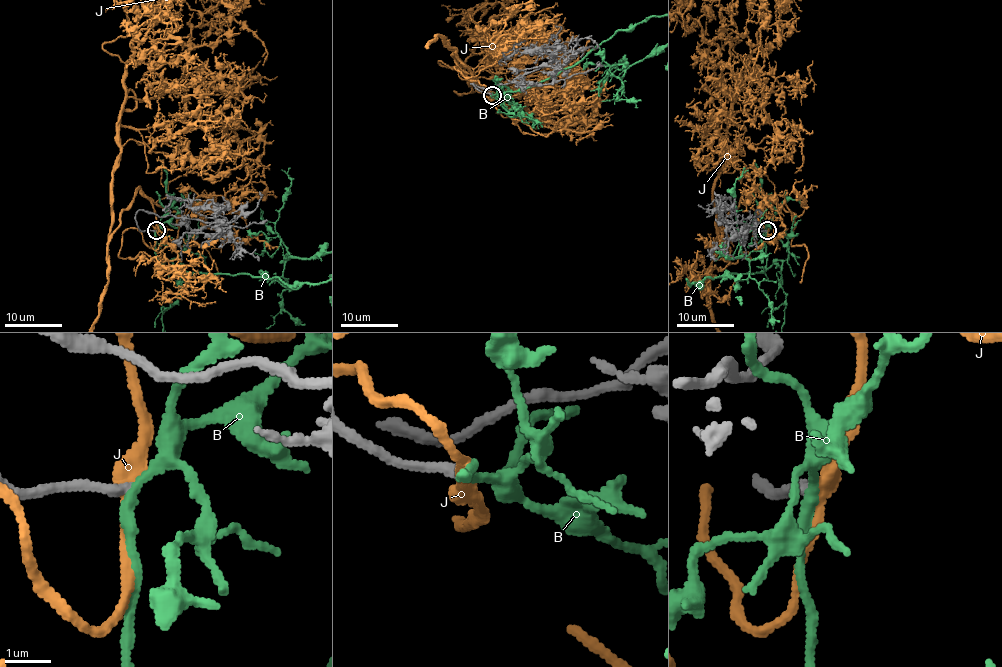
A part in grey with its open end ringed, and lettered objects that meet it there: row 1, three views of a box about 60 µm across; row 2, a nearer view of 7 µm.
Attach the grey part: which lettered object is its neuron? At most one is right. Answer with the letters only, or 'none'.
J

